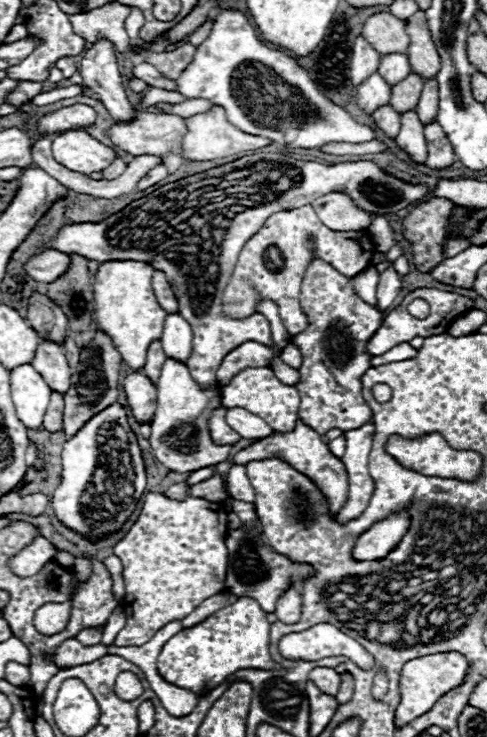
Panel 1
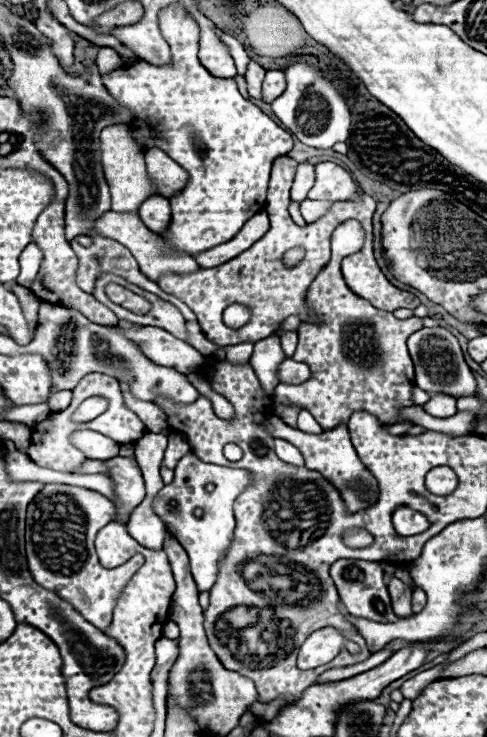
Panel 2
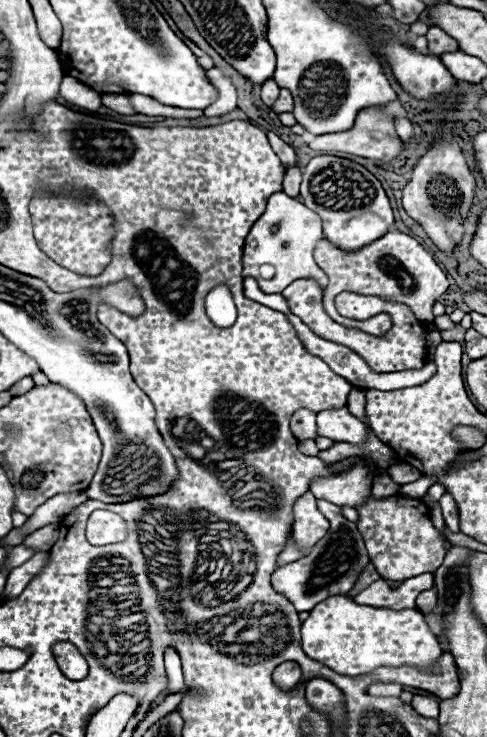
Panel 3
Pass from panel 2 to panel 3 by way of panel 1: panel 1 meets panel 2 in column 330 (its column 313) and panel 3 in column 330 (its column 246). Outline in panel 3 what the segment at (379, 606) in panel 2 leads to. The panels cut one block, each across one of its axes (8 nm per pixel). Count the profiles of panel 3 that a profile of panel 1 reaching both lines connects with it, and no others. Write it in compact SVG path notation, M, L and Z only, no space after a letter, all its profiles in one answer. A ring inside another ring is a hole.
M318 500L318 508L330 522L328 534L312 548L310 554L272 572L272 586L276 588L276 592L284 594L296 606L298 612L310 612L316 604L330 596L348 594L358 576L370 564L362 536L356 524L342 516L342 508L326 500Z

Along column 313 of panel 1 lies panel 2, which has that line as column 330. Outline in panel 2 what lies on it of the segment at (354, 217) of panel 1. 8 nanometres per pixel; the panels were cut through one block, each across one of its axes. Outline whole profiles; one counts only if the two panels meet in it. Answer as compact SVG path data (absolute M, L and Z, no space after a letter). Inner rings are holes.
M304 200L300 204L300 212L302 212L302 218L306 222L314 222L318 220L320 216L324 216L324 212L332 206L332 202L318 202L318 200Z

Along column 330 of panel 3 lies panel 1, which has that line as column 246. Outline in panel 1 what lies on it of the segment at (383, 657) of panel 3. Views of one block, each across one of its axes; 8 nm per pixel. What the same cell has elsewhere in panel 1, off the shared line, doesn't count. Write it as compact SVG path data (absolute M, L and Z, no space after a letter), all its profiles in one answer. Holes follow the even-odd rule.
M238 598L238 602L214 612L212 616L208 616L204 622L192 626L192 628L184 628L180 634L172 636L164 646L162 652L158 656L158 672L160 676L184 690L190 690L198 696L204 696L210 692L210 688L214 690L218 684L222 684L228 676L232 676L238 670L244 668L260 668L260 670L282 670L282 664L272 660L270 654L270 622L266 620L266 612L260 608L260 604L252 598Z

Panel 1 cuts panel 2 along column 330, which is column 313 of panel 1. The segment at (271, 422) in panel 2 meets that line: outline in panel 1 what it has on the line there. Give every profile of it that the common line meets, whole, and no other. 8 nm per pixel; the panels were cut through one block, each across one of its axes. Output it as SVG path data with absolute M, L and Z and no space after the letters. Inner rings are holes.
M300 418L296 420L296 426L292 432L272 432L270 436L246 446L244 450L240 450L234 456L236 464L246 464L250 460L262 460L262 458L270 458L270 456L278 456L278 458L286 458L286 462L290 466L294 466L296 470L300 470L302 474L310 476L310 480L314 480L314 484L320 488L320 492L324 494L324 498L330 504L330 516L334 518L336 512L340 512L340 508L346 504L348 498L348 476L346 476L346 468L342 464L340 458L336 458L328 444L322 442L320 434L316 434L310 426L306 426Z

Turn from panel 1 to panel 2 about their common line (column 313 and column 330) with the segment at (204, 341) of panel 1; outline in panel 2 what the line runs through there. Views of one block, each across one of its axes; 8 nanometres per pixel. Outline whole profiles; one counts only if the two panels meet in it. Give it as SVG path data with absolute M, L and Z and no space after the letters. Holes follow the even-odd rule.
M320 162L316 164L316 182L314 188L308 192L312 200L354 200L358 196L358 186L352 180L350 172L334 162Z

